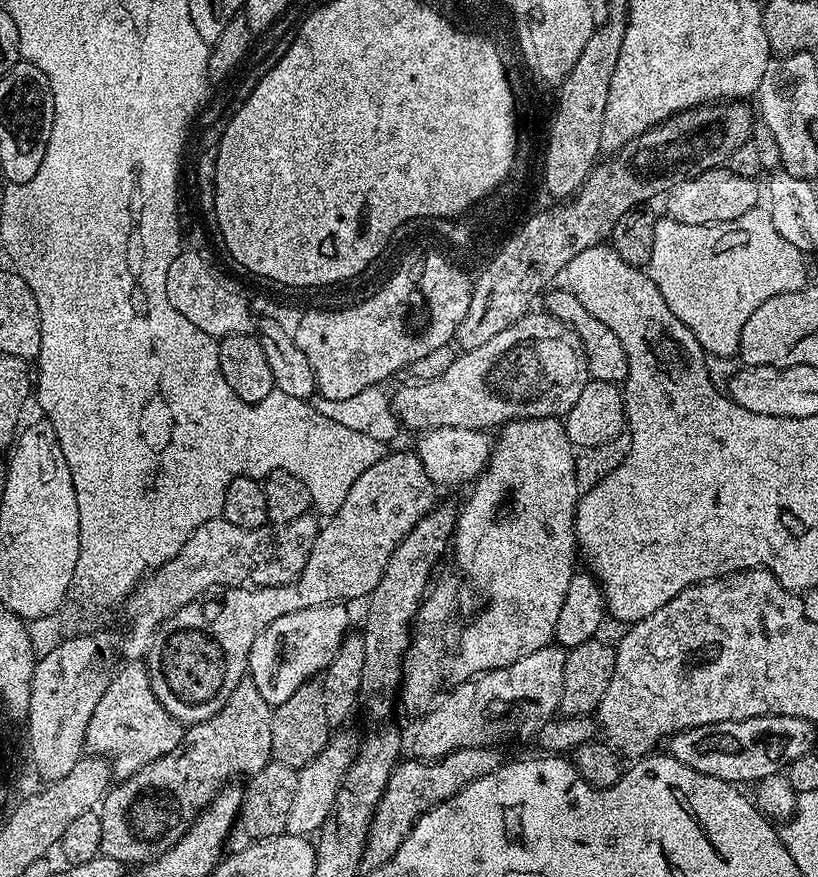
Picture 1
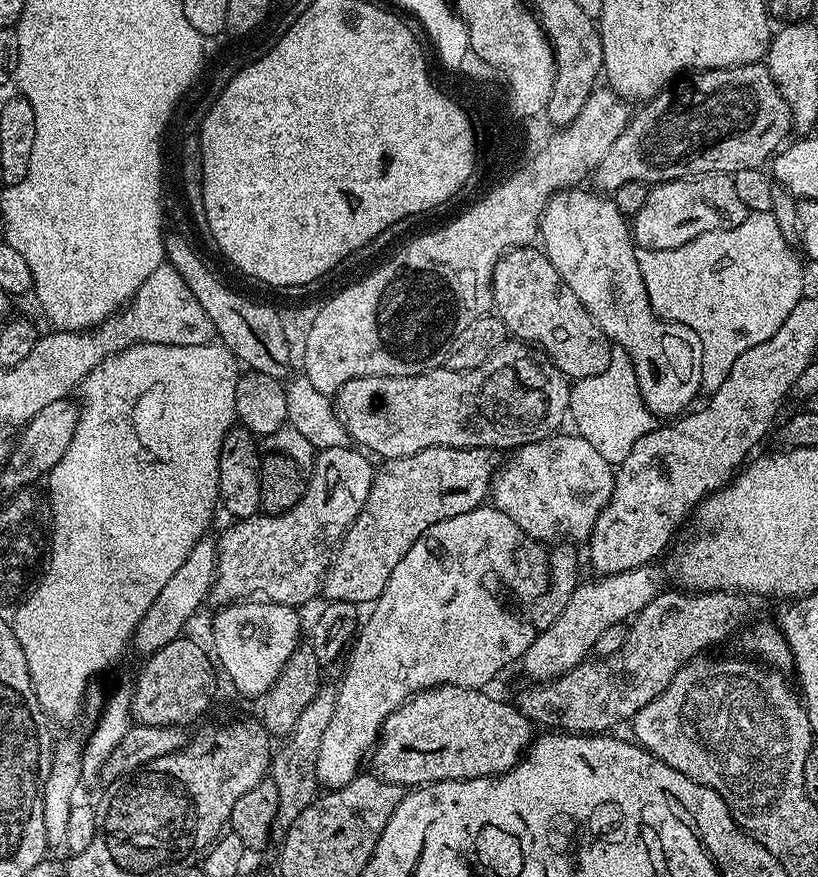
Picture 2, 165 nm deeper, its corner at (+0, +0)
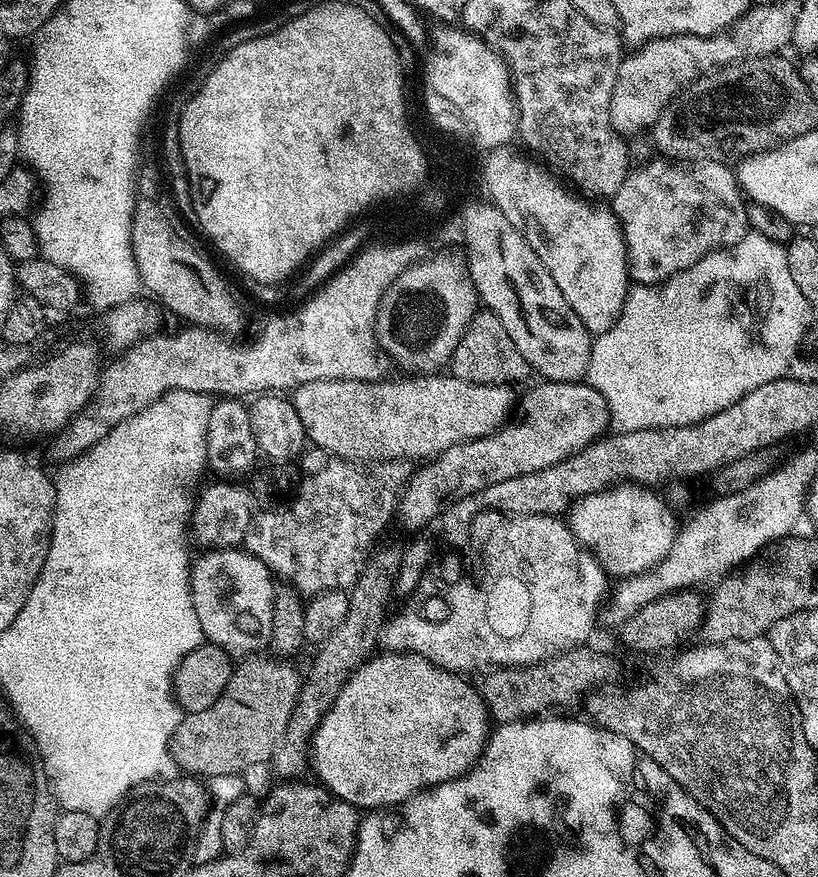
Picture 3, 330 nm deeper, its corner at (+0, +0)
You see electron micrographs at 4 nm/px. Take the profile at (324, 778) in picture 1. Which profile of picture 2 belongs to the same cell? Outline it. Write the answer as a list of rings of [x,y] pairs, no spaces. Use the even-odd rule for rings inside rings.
[[[481,506],[470,510],[466,514],[454,514],[454,518],[446,518],[442,522],[430,526],[430,530],[426,530],[422,534],[422,538],[418,538],[418,542],[414,542],[414,546],[410,546],[410,550],[406,550],[406,555],[402,557],[402,562],[398,562],[398,566],[394,566],[394,574],[390,574],[390,582],[386,582],[386,590],[382,590],[380,597],[371,605],[370,611],[372,613],[369,616],[367,613],[366,619],[359,625],[350,645],[350,651],[347,653],[346,661],[348,660],[348,665],[344,668],[344,677],[340,680],[340,689],[335,689],[334,692],[333,717],[330,719],[328,727],[326,727],[326,732],[322,736],[321,746],[318,750],[317,778],[325,789],[331,790],[346,786],[358,775],[361,771],[360,763],[363,760],[365,763],[366,757],[375,749],[386,718],[390,718],[390,714],[394,714],[394,710],[398,710],[398,706],[405,704],[410,697],[418,692],[423,692],[426,688],[441,688],[444,684],[462,686],[463,688],[487,689],[489,687],[487,684],[507,664],[512,664],[515,660],[517,663],[526,654],[526,650],[534,642],[537,629],[525,617],[524,621],[518,613],[511,612],[504,605],[504,599],[507,596],[516,596],[519,592],[524,596],[533,595],[532,597],[535,597],[541,591],[542,580],[539,580],[536,576],[520,576],[520,571],[524,568],[524,559],[527,556],[541,555],[540,557],[543,557],[545,552],[545,545],[541,541],[532,540],[517,526],[514,518],[506,518],[506,514],[502,514],[502,510],[491,506]]]

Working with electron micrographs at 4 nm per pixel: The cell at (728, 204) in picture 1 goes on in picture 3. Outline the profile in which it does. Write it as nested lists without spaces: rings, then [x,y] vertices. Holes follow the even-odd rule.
[[[656,160],[637,172],[636,169],[629,171],[623,186],[610,200],[610,211],[616,215],[624,231],[624,245],[628,247],[628,274],[638,284],[659,284],[669,276],[694,266],[694,262],[709,252],[732,247],[750,231],[744,209],[746,200],[736,173],[728,164],[704,162],[699,166],[668,168],[669,161],[664,160]]]

